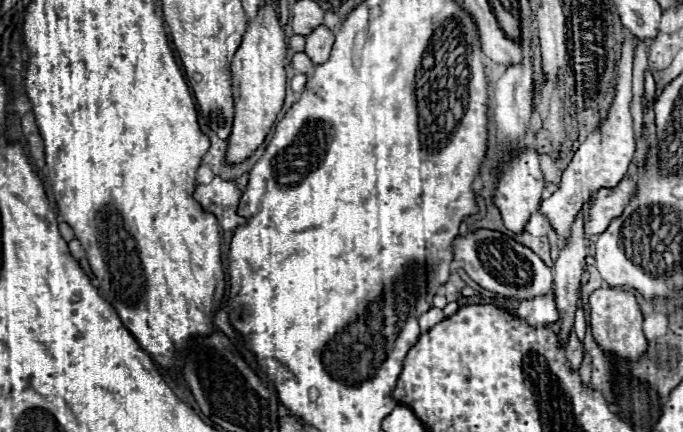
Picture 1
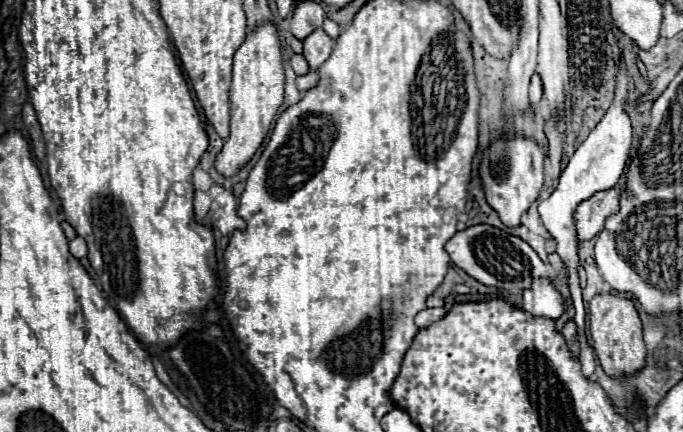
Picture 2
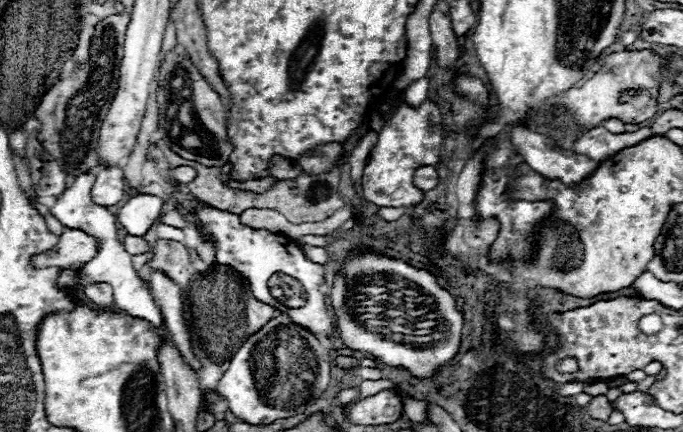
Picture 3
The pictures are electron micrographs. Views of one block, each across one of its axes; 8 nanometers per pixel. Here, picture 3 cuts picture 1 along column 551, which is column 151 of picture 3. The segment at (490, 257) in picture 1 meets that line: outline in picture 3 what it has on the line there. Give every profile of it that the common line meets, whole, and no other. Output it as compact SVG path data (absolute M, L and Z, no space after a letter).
M148 270L146 278L144 278L150 286L150 292L166 320L166 328L172 334L172 340L178 344L178 350L182 352L182 358L190 364L192 370L200 370L200 362L196 360L194 352L192 352L192 342L190 342L190 332L186 328L186 320L184 320L184 310L182 310L182 294L178 284L168 278L164 272L160 270Z

